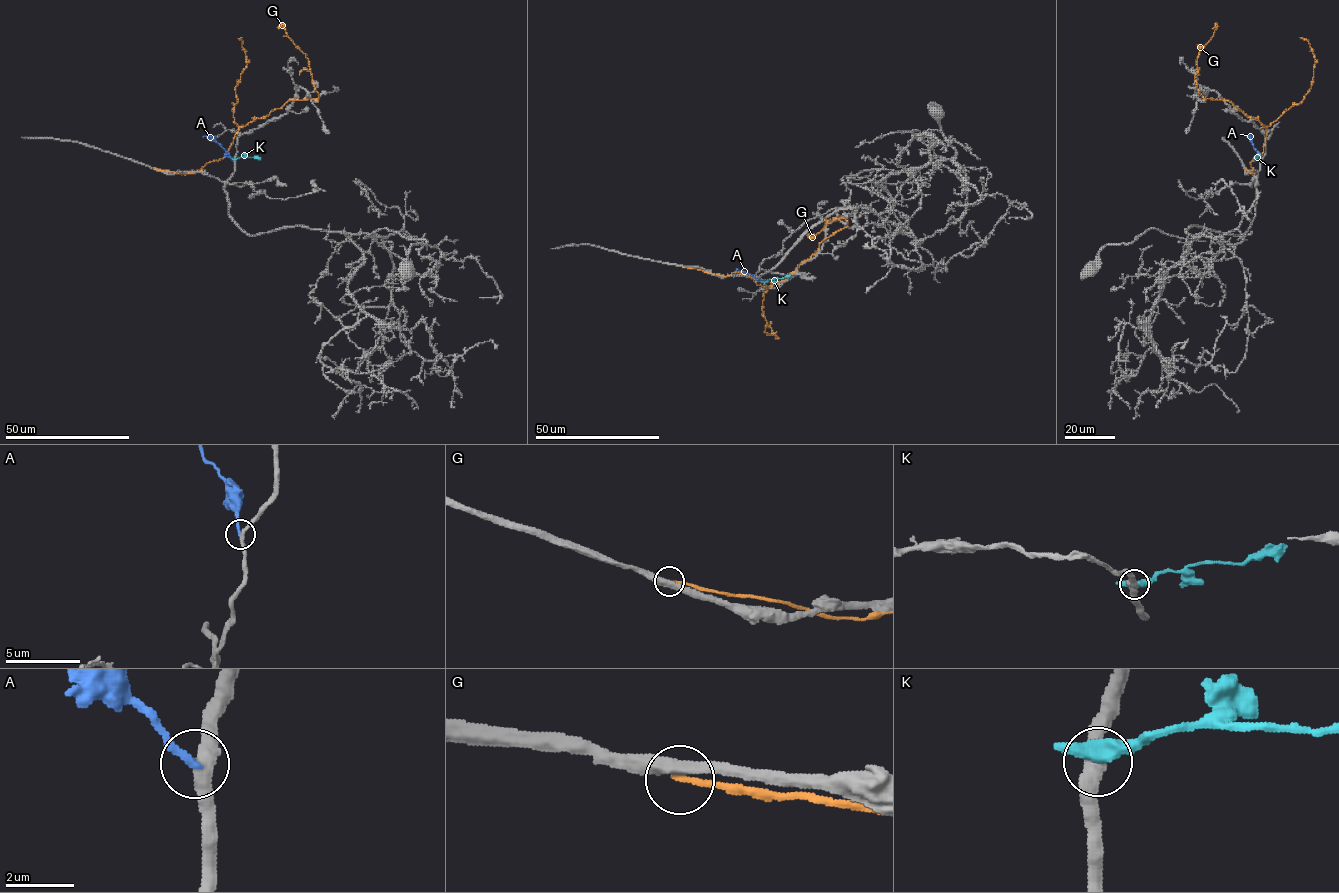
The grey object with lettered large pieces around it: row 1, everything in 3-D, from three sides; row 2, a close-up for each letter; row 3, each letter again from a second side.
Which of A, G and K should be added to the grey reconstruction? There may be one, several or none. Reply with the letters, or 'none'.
A

